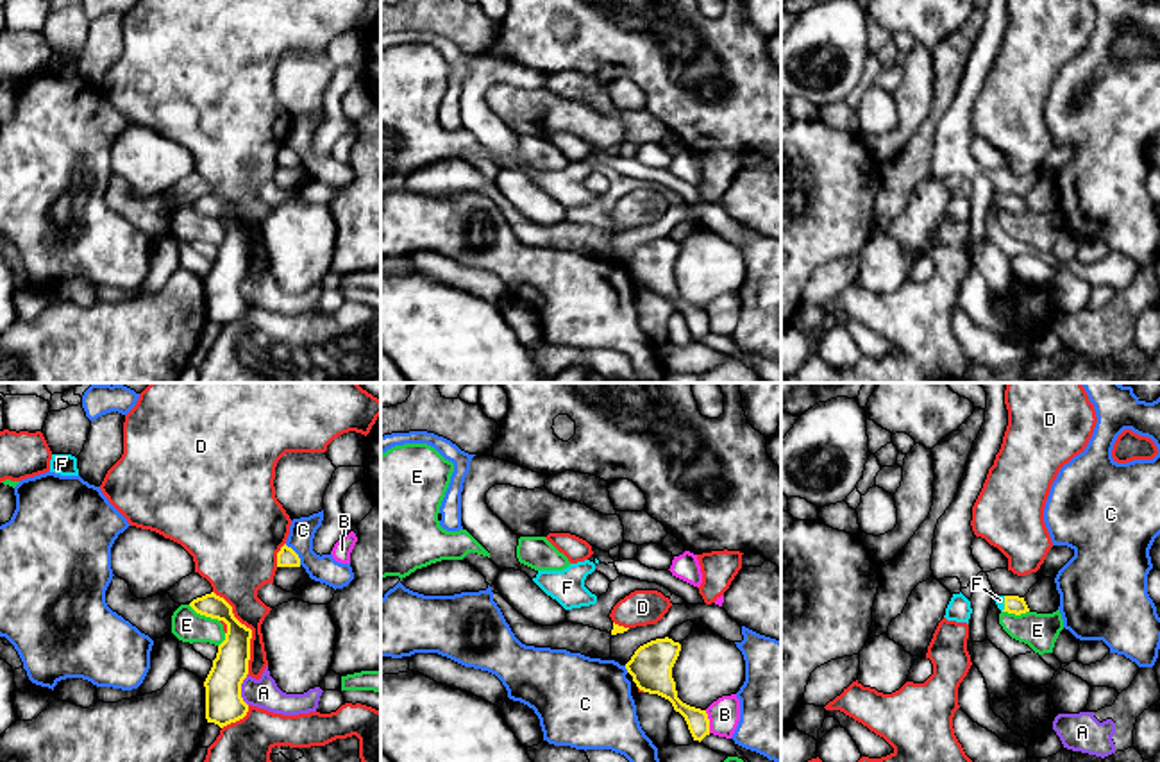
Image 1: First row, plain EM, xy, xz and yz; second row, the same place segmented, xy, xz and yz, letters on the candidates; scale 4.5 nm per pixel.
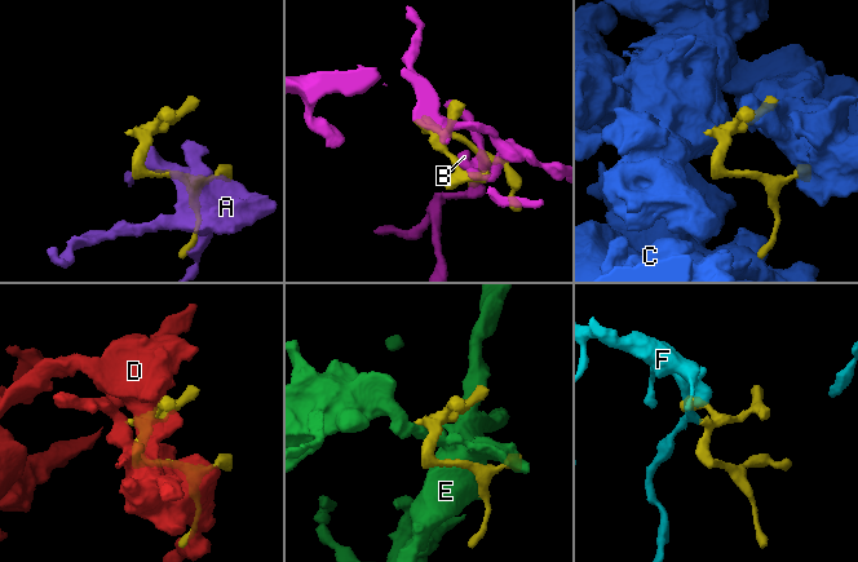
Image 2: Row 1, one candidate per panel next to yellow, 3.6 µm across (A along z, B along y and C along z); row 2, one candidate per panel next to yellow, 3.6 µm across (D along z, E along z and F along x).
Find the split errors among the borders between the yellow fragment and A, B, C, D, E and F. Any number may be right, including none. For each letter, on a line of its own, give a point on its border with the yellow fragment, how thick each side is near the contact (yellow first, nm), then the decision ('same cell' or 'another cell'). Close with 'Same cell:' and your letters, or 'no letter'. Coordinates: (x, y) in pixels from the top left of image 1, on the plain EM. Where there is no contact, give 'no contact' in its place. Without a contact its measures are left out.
A: meets yellow in xy at (240, 288); 170 nm thick on the yellow side, 140 nm on the other; another cell
B: meets yellow in xz at (708, 321); 100 nm thick on the yellow side, 140 nm on the other; another cell
C: meets yellow in xy at (295, 152); 90 nm thick on the yellow side, 120 nm on the other; another cell
D: meets yellow in xy at (251, 229); 160 nm thick on the yellow side, 240 nm on the other; another cell
E: meets yellow in xy at (204, 213); 150 nm thick on the yellow side, 140 nm on the other; another cell
F: meets yellow in yz at (1005, 203); 80 nm thick on the yellow side, 50 nm on the other; same cell
Same cell: F

